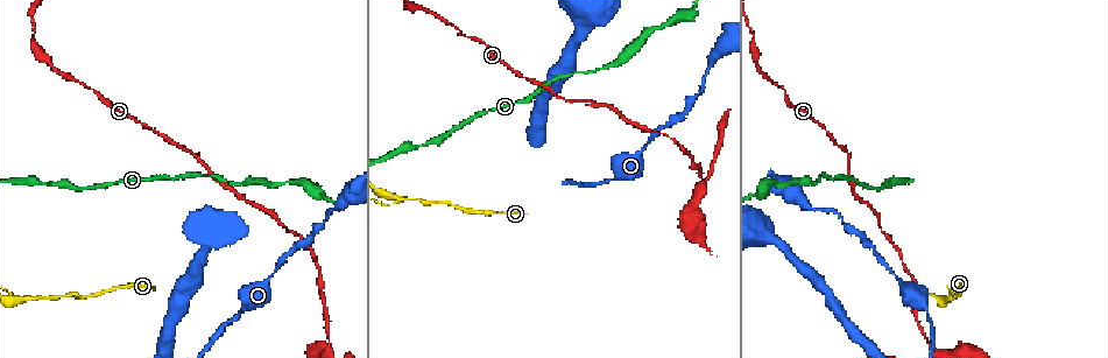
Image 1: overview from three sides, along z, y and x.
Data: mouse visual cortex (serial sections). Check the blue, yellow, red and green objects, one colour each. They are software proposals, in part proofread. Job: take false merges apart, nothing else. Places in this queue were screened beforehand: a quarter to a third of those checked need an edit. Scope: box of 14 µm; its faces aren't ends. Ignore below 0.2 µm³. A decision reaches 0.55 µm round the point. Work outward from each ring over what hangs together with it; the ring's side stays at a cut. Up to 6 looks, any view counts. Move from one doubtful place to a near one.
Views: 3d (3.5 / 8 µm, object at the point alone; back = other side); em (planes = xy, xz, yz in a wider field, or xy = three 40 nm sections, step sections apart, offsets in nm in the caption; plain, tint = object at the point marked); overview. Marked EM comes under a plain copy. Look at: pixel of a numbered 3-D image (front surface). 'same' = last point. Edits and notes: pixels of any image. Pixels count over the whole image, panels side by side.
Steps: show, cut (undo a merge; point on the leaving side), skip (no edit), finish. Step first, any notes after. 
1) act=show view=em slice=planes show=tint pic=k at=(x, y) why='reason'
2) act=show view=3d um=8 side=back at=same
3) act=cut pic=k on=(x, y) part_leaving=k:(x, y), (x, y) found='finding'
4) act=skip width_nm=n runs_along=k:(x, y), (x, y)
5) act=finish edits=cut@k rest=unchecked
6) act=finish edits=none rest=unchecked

act=show view=3d um=3.5 pic=1 at=(402, 199) why='sudden change in width'

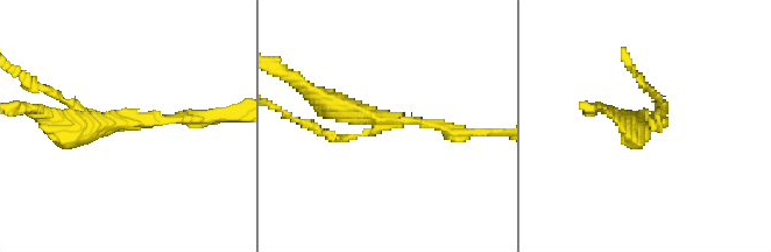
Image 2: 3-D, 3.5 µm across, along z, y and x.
act=show view=em slice=planes show=tint pic=2 at=(649, 121)

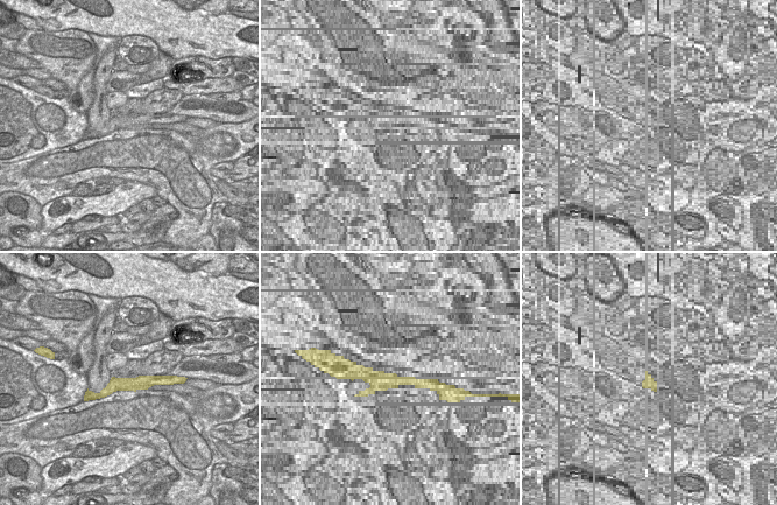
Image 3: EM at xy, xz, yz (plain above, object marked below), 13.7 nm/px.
act=cut pic=2 on=(73, 104) part_leaving=2:(379, 126), (372, 132), (336, 138), (292, 117) found='two cells meet here'

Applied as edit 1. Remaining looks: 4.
act=show view=3d um=8 pic=1 at=(926, 313) why='thick turns thin'

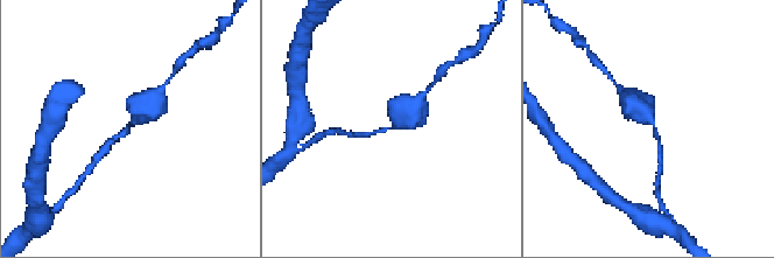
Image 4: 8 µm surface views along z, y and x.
act=show view=em slice=planes show=tint pic=4 at=(129, 126) arm_widths_nm=150,800 why='need the tissue'

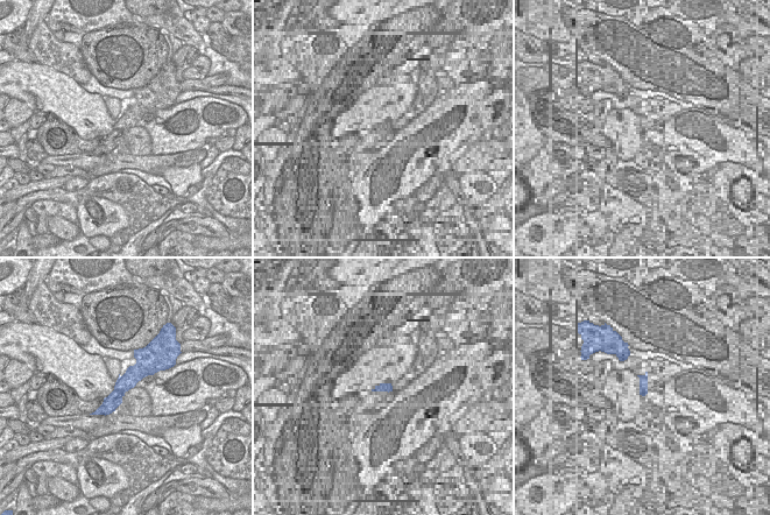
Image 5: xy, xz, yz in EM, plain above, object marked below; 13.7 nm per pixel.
act=skip runs_along=4:(150, 105), (105, 150) found='all the same cell'

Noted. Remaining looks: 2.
act=finish edits=cut@2 rest=unchecked

